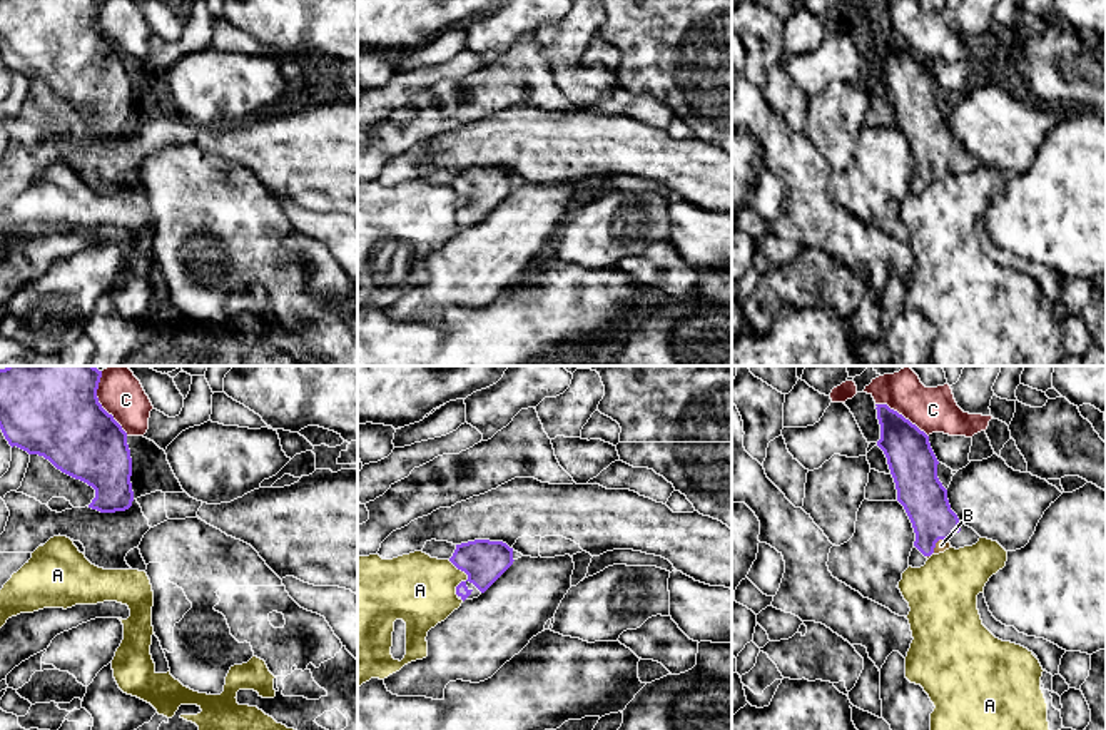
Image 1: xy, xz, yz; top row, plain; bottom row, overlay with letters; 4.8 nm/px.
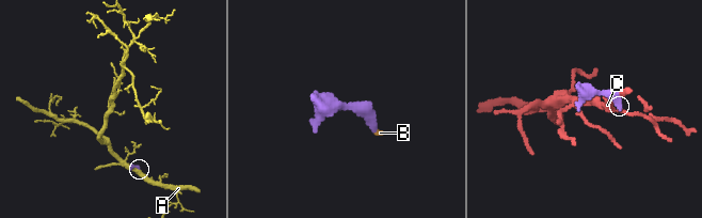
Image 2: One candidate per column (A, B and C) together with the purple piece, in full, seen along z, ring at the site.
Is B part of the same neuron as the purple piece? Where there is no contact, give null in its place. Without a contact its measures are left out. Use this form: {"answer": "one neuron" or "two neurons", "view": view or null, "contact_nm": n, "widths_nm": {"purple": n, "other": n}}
{"answer": "one neuron", "view": "yz", "contact_nm": 140, "widths_nm": {"purple": 220, "other": 60}}

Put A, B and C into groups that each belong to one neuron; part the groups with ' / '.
A / B / C

